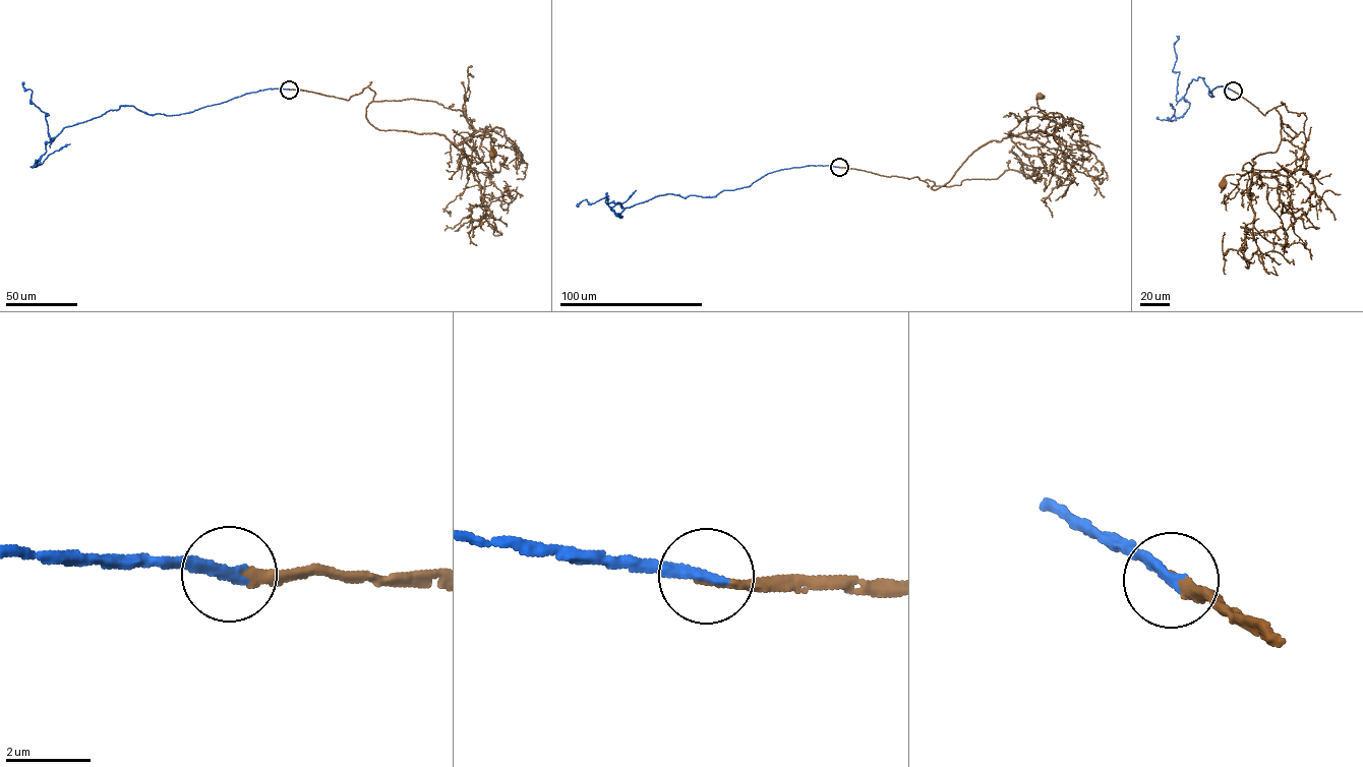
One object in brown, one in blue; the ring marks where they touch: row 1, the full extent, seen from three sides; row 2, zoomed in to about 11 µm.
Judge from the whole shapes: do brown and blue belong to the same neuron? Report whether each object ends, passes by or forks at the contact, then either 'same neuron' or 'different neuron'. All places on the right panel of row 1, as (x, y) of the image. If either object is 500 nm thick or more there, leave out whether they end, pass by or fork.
brown ends there; blue ends there; same neuron

